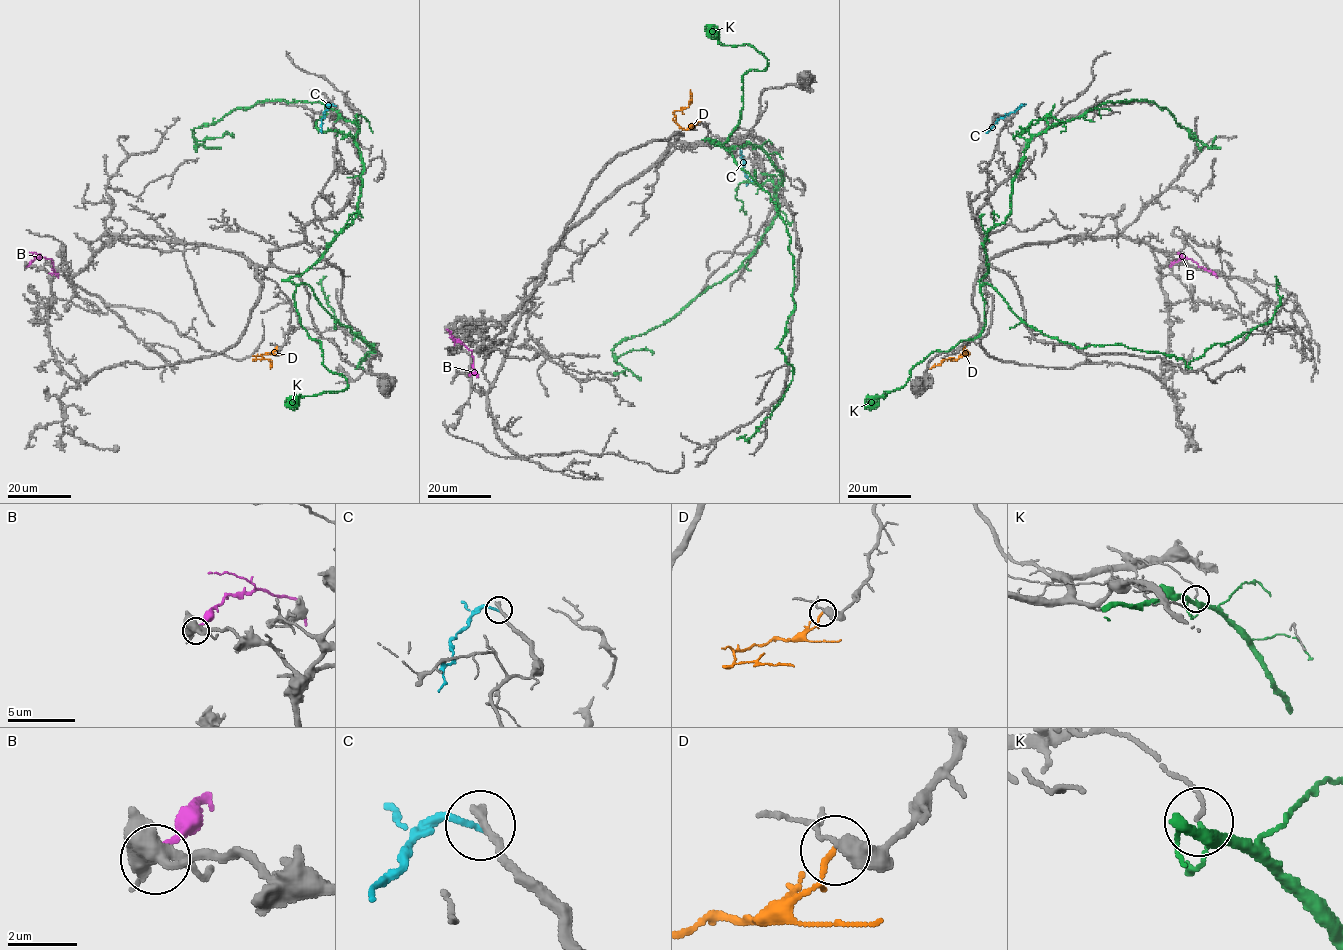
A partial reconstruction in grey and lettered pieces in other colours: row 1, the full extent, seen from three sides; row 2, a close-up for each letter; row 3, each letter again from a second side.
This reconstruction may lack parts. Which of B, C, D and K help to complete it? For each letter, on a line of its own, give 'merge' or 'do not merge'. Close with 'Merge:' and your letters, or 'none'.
B: do not merge
C: do not merge
D: do not merge
K: do not merge
Merge: none

